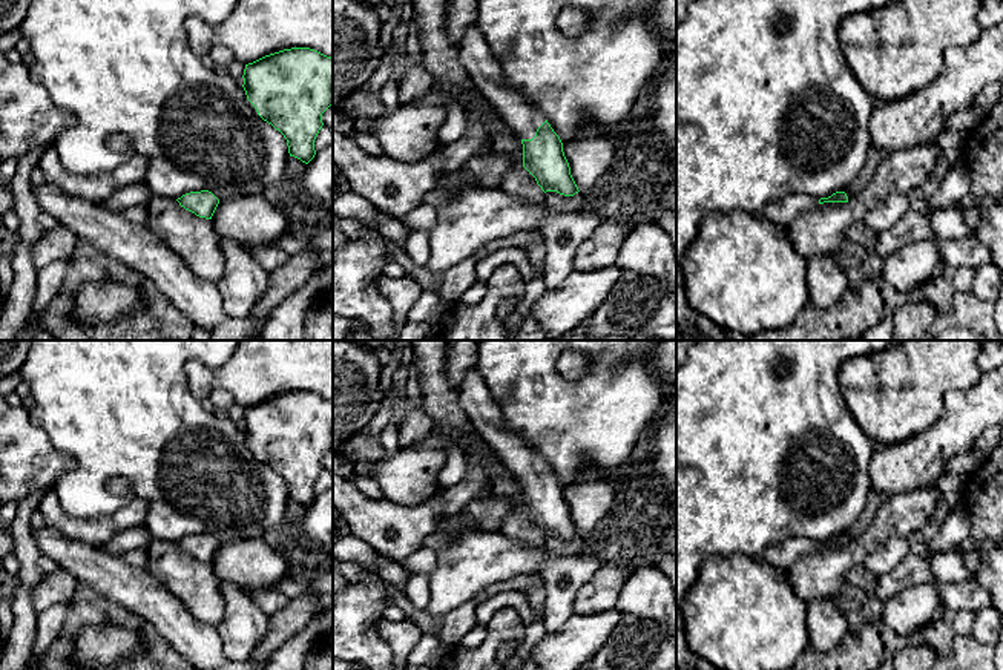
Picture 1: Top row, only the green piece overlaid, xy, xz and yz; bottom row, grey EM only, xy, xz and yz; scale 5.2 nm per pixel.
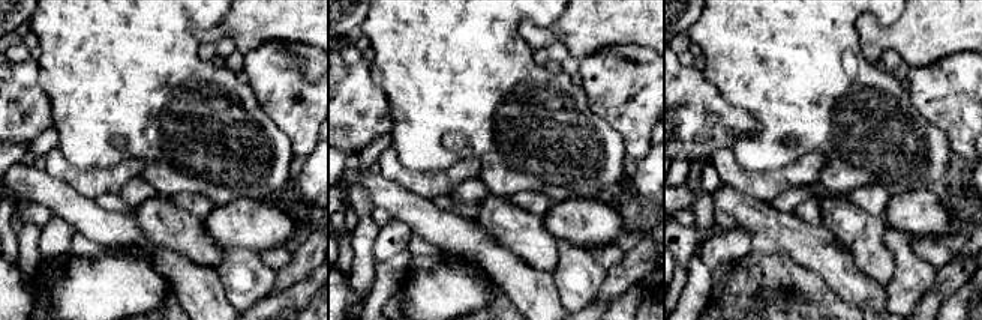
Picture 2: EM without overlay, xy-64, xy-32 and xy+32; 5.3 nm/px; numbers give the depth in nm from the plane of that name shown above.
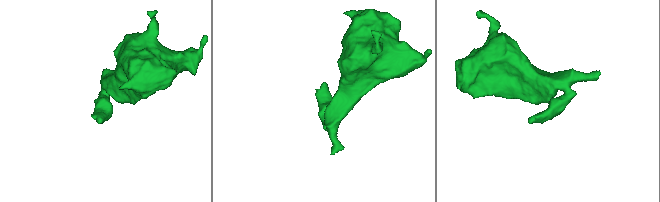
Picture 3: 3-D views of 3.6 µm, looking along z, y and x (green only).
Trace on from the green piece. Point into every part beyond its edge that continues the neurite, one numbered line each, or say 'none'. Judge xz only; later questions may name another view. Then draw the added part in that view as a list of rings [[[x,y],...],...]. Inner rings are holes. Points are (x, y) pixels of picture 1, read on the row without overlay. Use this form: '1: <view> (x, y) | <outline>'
1: xz (516, 453) | [[[475,366],[465,374],[457,396],[469,423],[491,446],[502,465],[521,483],[532,483],[546,460],[520,432],[506,426],[500,406],[492,400]]]

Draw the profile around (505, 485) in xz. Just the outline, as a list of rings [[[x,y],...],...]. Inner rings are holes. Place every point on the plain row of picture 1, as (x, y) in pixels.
[[[495,461],[489,469],[491,495],[502,500],[509,500],[515,512],[523,512],[523,488],[521,481],[508,471],[502,461]]]

